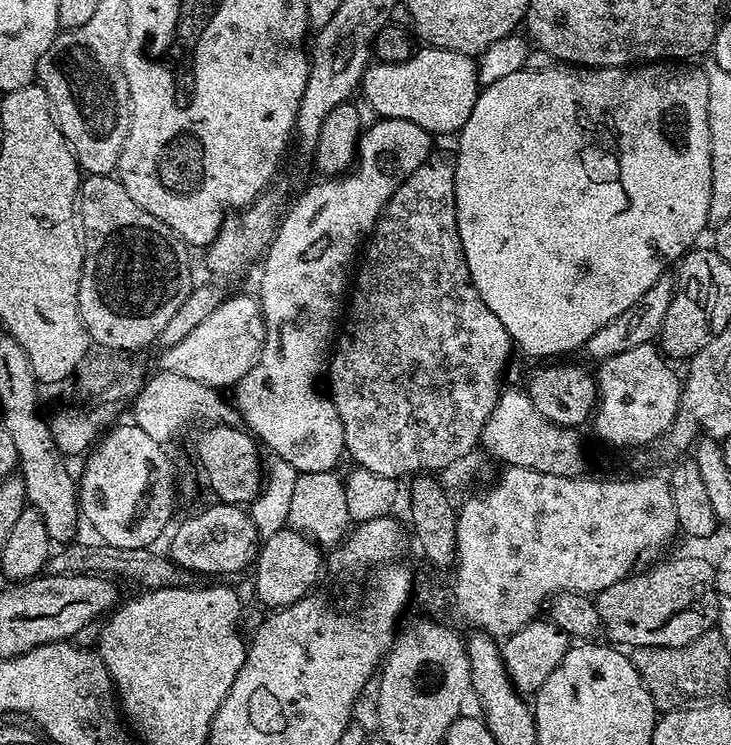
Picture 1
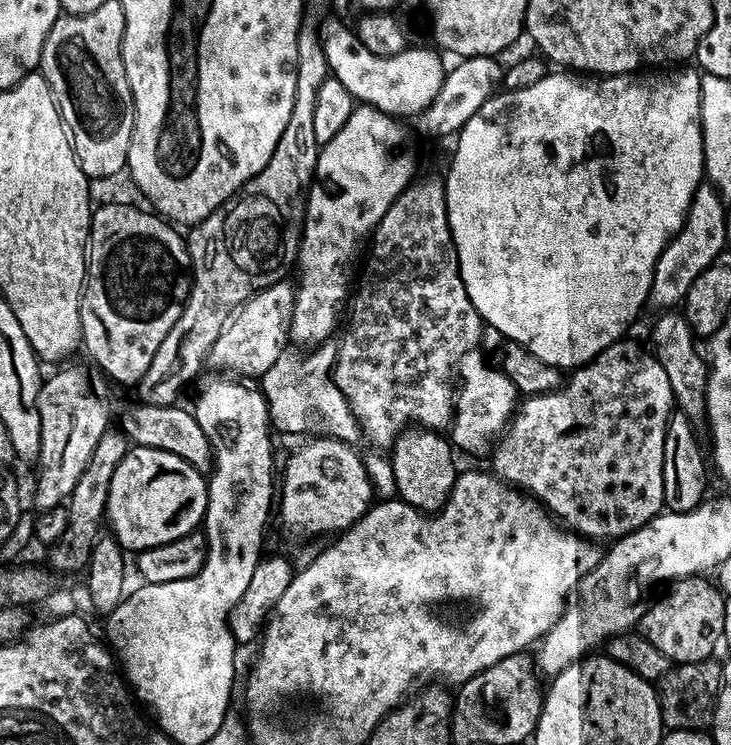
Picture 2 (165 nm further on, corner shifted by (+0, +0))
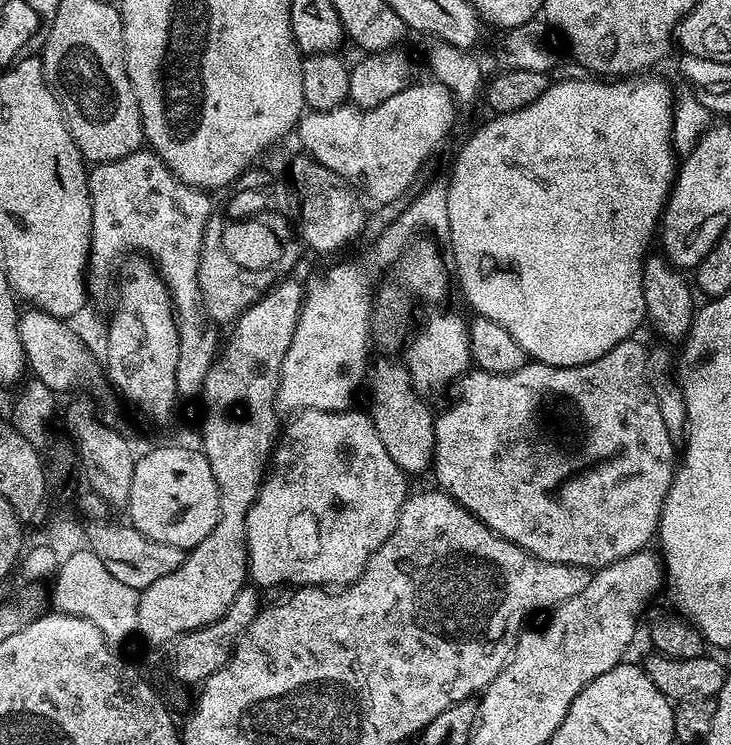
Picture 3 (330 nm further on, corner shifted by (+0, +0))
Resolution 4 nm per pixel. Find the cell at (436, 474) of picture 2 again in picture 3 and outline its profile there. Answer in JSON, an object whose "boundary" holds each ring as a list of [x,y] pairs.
{"boundary":[[[386,356],[382,358],[384,359],[373,361],[366,376],[369,416],[382,446],[405,474],[427,473],[431,469],[434,454],[433,411],[429,410],[429,403],[412,388],[409,372],[403,363],[394,362],[392,360],[395,359]]]}

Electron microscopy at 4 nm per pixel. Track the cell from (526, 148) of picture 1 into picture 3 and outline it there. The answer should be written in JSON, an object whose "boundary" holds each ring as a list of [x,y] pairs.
{"boundary":[[[644,74],[639,78],[620,78],[615,82],[605,82],[600,78],[584,78],[588,80],[560,80],[557,84],[556,81],[549,83],[548,89],[542,94],[542,98],[534,98],[534,102],[530,102],[530,106],[522,106],[522,110],[493,115],[491,117],[493,120],[486,121],[461,146],[460,153],[457,154],[456,161],[452,164],[452,176],[449,175],[447,177],[446,214],[448,215],[448,234],[446,240],[447,243],[452,243],[452,256],[450,252],[450,260],[454,265],[455,279],[456,276],[460,279],[460,288],[464,291],[464,296],[468,299],[469,306],[473,308],[473,313],[476,316],[490,318],[490,322],[498,322],[498,326],[502,326],[502,330],[506,330],[506,334],[510,334],[510,338],[514,338],[514,342],[518,342],[518,346],[522,346],[522,350],[528,353],[533,361],[549,364],[555,368],[577,368],[586,362],[594,362],[594,358],[602,358],[602,354],[614,350],[614,346],[618,346],[623,340],[633,339],[637,335],[636,331],[639,330],[640,323],[642,325],[645,323],[646,313],[644,311],[644,295],[642,294],[644,257],[649,255],[651,248],[648,247],[654,244],[658,225],[664,215],[664,205],[668,202],[668,194],[672,190],[672,182],[676,179],[678,171],[678,157],[676,151],[672,149],[672,106],[674,103],[674,92],[673,89],[668,89],[666,81],[659,80],[656,76],[648,75],[652,74]]]}

